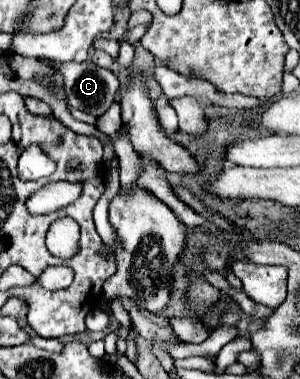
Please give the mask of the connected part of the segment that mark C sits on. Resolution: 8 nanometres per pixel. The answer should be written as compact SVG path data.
M52 62L62 78L68 104L72 108L84 110L94 116L102 116L108 106L116 100L118 78L106 70L96 66L94 62Z

